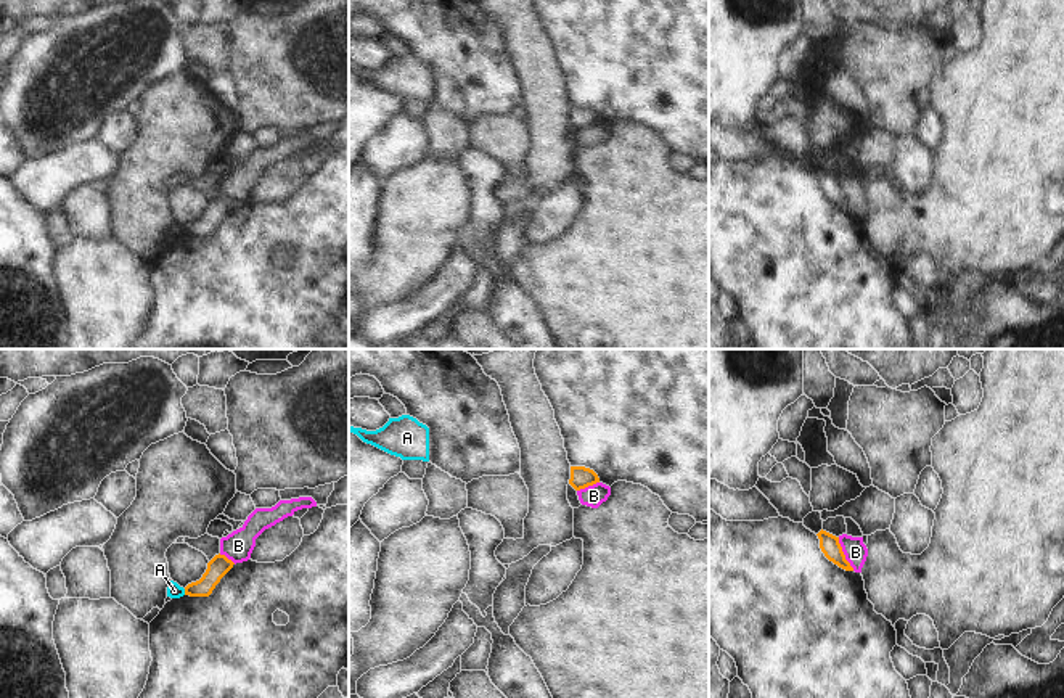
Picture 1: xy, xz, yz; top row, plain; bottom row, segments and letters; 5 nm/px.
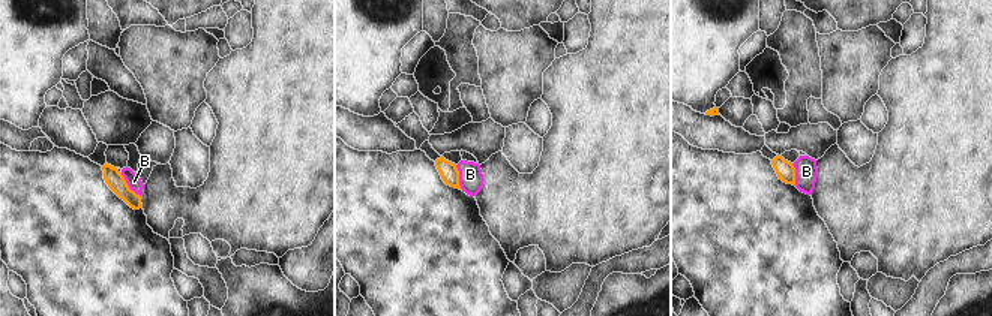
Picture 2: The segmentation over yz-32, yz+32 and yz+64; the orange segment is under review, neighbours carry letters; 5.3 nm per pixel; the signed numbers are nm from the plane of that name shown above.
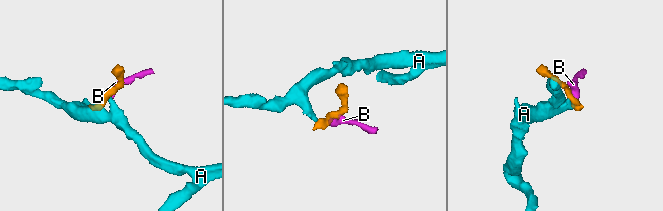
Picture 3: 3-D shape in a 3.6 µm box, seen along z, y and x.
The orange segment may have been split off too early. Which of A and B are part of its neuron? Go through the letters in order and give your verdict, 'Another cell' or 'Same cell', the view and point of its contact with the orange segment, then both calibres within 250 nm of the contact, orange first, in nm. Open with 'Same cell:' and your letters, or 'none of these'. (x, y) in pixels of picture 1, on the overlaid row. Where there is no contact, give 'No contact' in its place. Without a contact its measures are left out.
Same cell: none of these
A: Another cell. Touches orange at xy (185, 592). Thickness 100 nm (orange) against 80 nm
B: Another cell. Touches orange at yz (843, 554). Thickness 100 nm (orange) against 120 nm

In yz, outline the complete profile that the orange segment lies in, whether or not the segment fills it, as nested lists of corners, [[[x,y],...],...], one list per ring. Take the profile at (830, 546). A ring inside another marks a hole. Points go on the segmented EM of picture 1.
[[[823,529],[816,536],[820,539],[820,548],[829,561],[833,561],[834,565],[837,565],[839,568],[842,568],[845,571],[853,571],[850,563],[845,560],[845,555],[839,544],[839,537],[836,537]]]

